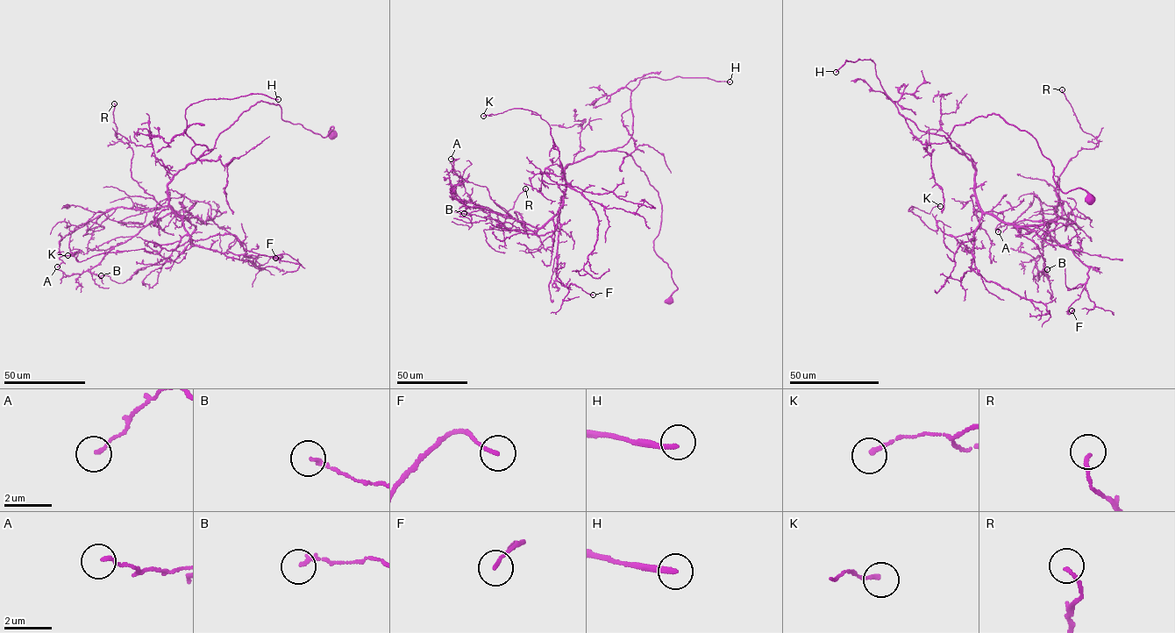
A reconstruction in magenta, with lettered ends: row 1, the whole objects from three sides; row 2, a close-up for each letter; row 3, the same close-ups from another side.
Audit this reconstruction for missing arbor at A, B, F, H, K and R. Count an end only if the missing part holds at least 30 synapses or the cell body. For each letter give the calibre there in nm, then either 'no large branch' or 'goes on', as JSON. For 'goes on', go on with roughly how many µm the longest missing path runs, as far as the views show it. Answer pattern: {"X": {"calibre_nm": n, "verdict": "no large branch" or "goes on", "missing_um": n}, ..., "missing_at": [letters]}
{"A": {"calibre_nm": 130, "verdict": "no large branch"}, "B": {"calibre_nm": 170, "verdict": "no large branch"}, "F": {"calibre_nm": 130, "verdict": "no large branch"}, "H": {"calibre_nm": 200, "verdict": "goes on", "missing_um": 140}, "K": {"calibre_nm": 160, "verdict": "no large branch"}, "R": {"calibre_nm": 150, "verdict": "no large branch"}, "missing_at": ["H"]}

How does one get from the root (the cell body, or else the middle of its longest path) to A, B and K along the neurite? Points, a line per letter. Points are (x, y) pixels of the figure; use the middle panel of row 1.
A: (669, 301), (677, 287), (653, 248), (662, 206), (632, 157), (565, 167), (562, 206), (539, 228), (451, 159)
B: (669, 301), (677, 287), (653, 248), (658, 192), (623, 152), (565, 167), (559, 222), (544, 235), (464, 213)
K: (669, 301), (662, 206), (632, 157), (597, 152), (566, 184), (539, 115), (483, 116)

